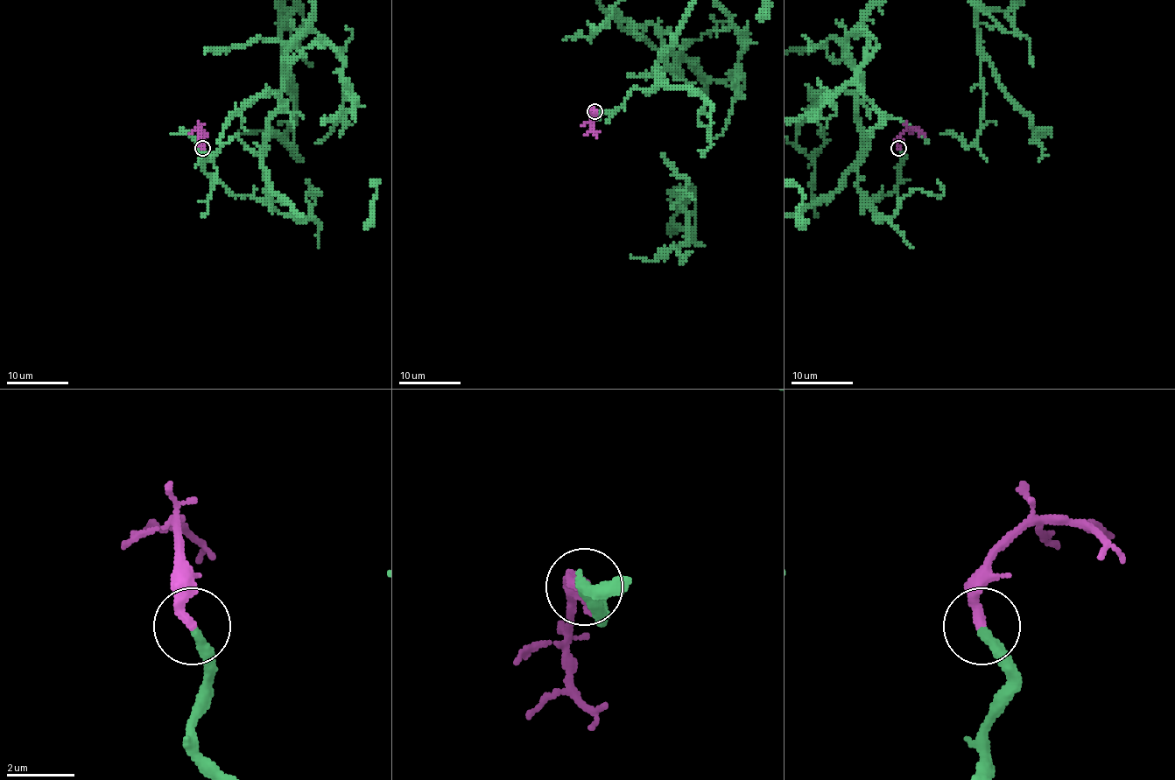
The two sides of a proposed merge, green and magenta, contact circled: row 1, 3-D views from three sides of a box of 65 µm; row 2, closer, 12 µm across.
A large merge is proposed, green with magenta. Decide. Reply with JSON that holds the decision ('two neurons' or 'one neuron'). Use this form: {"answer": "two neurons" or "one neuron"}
{"answer": "one neuron"}

